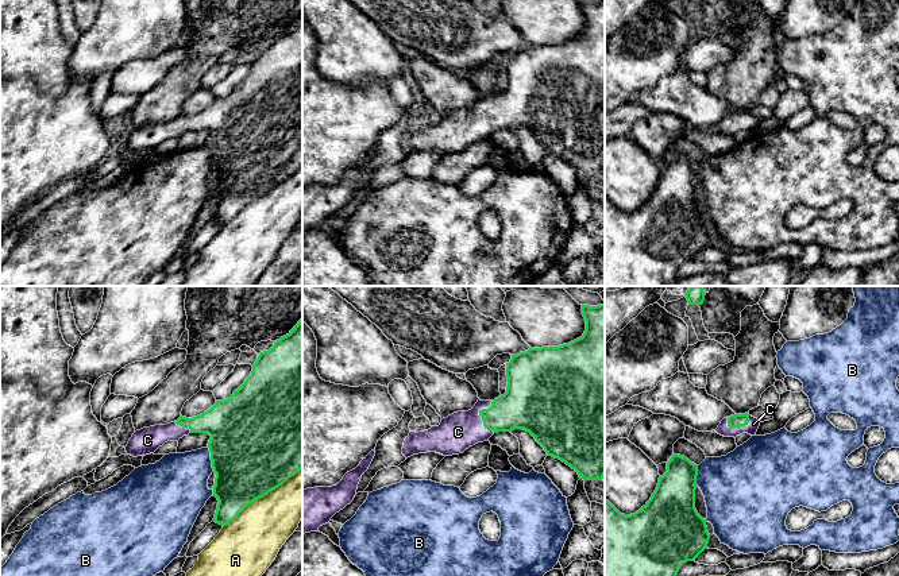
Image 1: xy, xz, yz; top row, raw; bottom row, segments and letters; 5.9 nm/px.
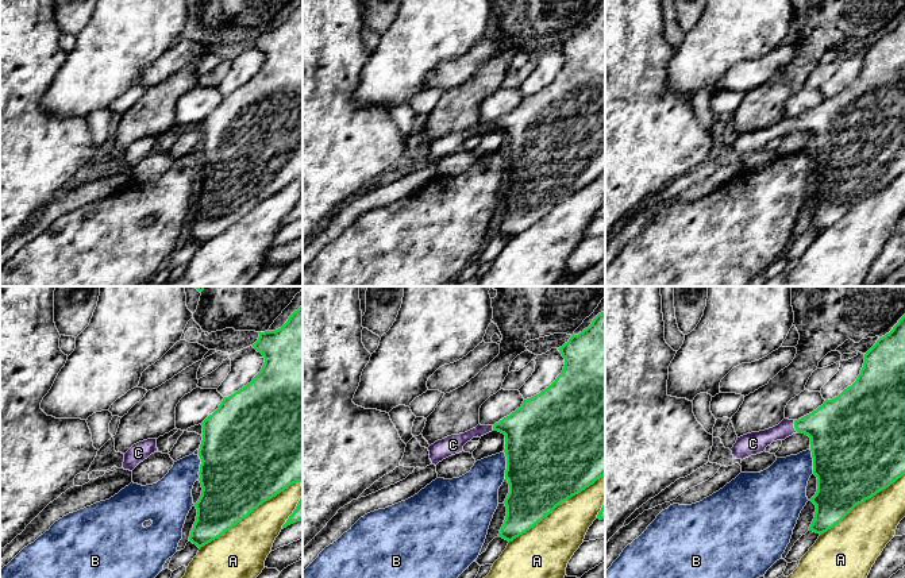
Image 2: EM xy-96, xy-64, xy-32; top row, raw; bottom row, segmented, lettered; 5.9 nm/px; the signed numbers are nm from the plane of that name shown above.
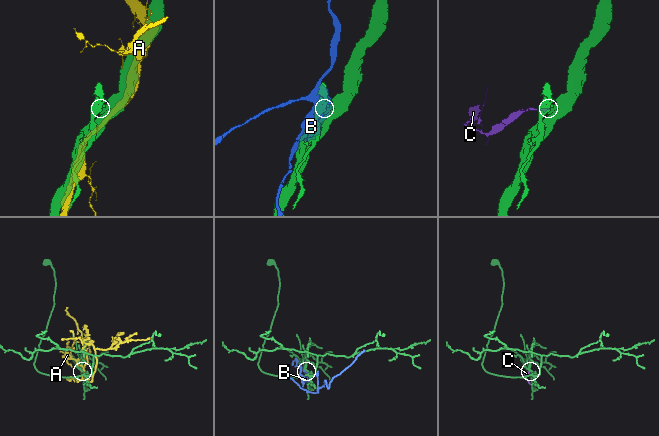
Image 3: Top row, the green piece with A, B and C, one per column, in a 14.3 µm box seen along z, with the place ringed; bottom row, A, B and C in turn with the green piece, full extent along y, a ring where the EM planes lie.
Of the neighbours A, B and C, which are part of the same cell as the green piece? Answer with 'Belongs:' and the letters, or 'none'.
Belongs: C

